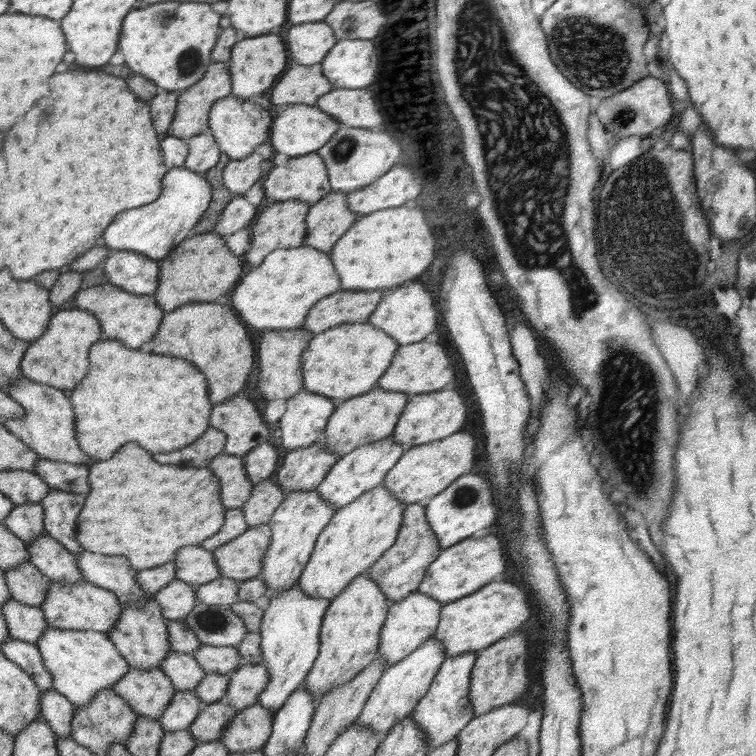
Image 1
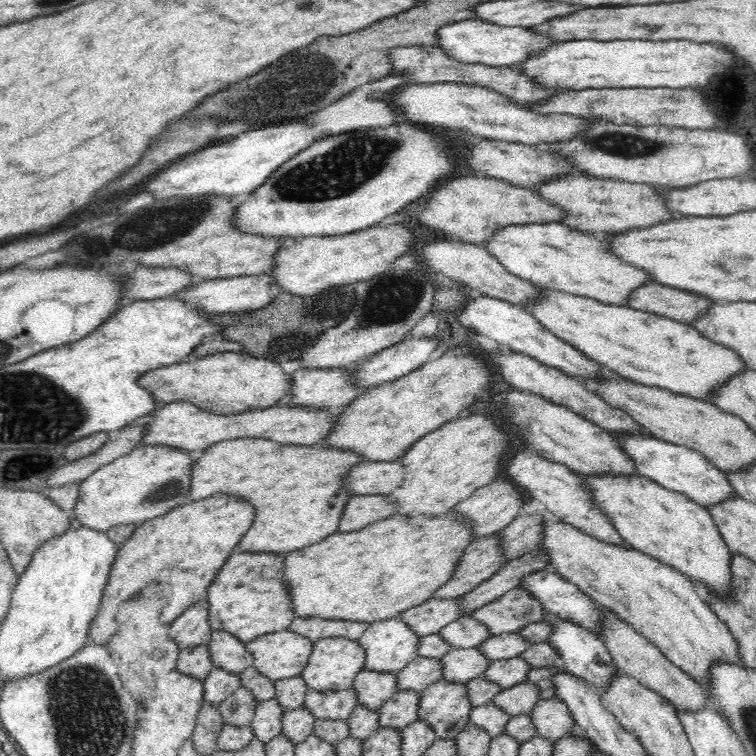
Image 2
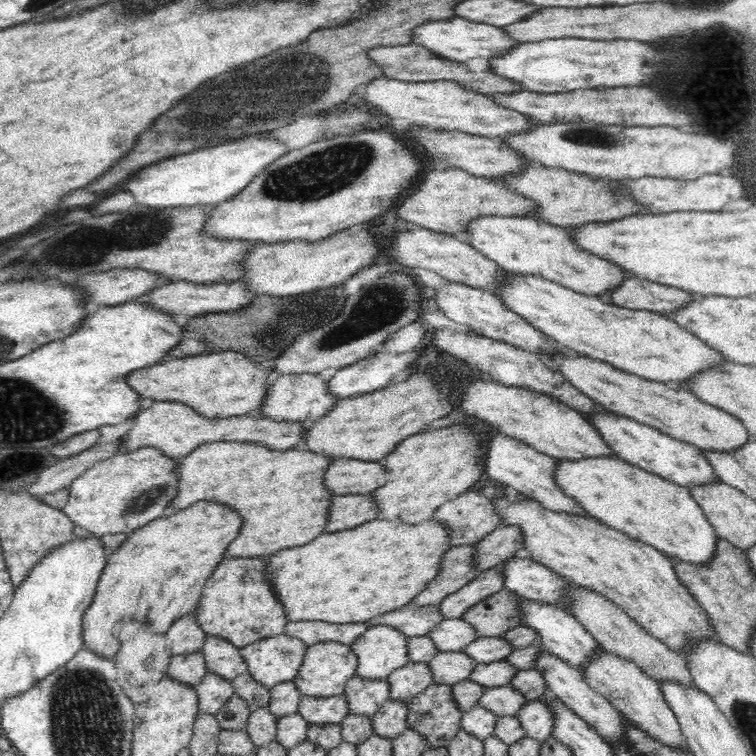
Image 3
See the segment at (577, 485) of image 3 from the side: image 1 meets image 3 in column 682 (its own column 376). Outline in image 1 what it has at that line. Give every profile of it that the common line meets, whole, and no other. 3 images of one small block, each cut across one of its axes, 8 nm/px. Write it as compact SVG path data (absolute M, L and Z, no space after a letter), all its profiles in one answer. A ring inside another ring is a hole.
M383 484L372 490L367 490L354 502L348 503L348 506L340 507L318 535L314 550L297 581L297 587L312 598L327 598L330 601L335 599L347 588L348 583L353 582L358 574L368 571L382 554L394 544L402 526L403 512L406 507L407 505L396 500L395 496Z

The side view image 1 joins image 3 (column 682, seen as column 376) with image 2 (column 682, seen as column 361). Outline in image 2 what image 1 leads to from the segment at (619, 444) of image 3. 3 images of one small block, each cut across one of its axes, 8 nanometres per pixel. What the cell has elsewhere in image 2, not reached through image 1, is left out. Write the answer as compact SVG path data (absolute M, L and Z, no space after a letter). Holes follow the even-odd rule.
M626 432L616 433L615 436L628 457L634 461L638 475L648 477L668 490L679 492L704 508L716 506L720 502L726 502L732 496L737 496L736 489L730 485L726 473L716 468L707 458L704 458L704 455L695 450L660 441L647 434L628 435Z

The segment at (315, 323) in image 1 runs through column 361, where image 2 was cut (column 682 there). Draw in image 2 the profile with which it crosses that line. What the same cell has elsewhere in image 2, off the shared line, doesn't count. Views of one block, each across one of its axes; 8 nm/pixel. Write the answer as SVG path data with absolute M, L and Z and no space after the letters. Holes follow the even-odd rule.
M646 282L632 290L627 304L633 310L661 315L681 323L704 317L715 303L700 293L691 293L658 282Z

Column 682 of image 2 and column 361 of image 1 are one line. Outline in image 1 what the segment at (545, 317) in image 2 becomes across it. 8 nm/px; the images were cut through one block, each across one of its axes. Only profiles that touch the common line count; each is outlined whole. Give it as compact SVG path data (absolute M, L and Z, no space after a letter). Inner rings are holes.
M367 321L364 323L345 323L321 334L316 334L313 336L312 341L308 342L308 347L301 354L303 389L331 398L336 405L364 394L376 387L378 379L390 367L399 346L400 344L396 339L371 326L370 322Z

